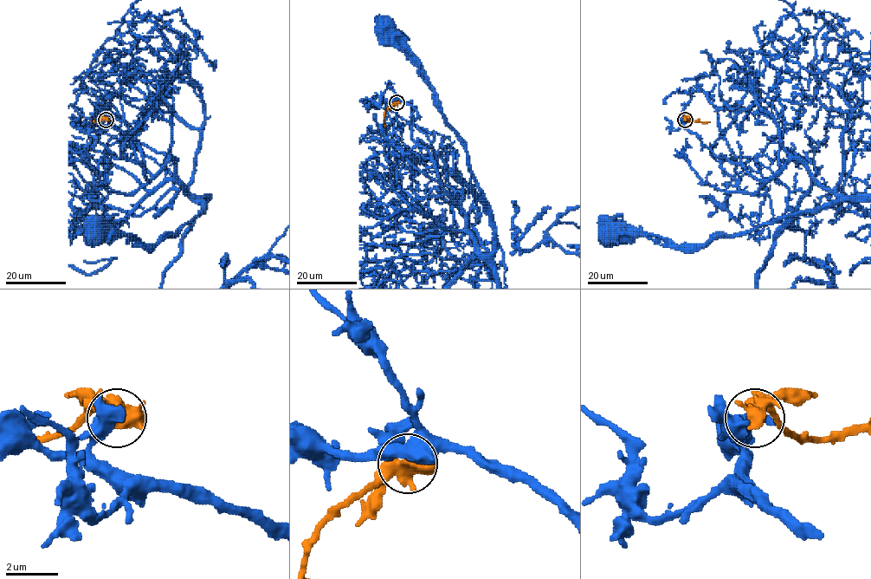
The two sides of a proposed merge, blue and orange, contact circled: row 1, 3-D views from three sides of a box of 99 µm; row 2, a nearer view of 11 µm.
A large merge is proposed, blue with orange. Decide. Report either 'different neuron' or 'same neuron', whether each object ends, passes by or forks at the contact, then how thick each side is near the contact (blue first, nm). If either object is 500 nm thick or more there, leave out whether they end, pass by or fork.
different neuron; blue ends there; orange forks there; 280 nm thick on the blue side, 440 nm on the other

